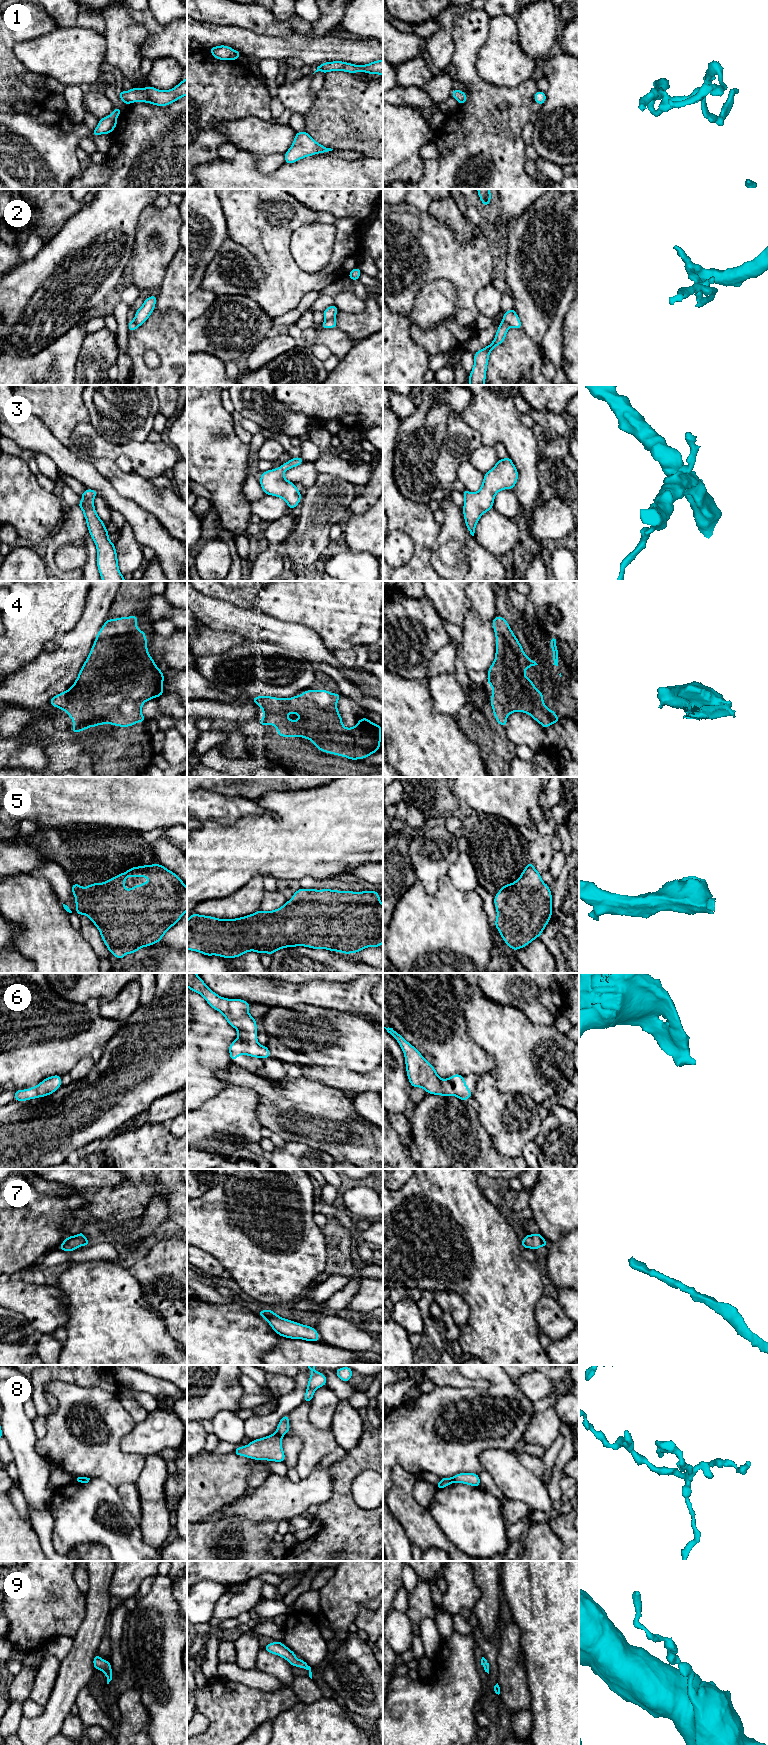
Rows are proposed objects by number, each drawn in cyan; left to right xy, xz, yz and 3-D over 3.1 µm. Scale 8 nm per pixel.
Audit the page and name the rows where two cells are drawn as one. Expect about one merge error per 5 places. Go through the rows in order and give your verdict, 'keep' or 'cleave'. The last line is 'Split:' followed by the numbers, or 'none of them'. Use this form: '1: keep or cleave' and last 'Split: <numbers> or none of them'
1: keep
2: cleave
3: keep
4: keep
5: keep
6: keep
7: keep
8: cleave
9: keep
Split: 2, 8

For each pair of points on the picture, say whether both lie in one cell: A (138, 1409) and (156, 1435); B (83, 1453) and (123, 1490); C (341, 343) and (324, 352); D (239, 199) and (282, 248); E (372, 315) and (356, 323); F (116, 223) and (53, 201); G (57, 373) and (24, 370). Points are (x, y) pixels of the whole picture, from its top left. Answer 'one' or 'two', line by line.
A: two
B: two
C: two
D: one
E: one
F: two
G: one

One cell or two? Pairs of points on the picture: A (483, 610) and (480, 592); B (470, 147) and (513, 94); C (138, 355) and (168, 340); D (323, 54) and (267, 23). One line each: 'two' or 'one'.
A: one
B: one
C: one
D: two

